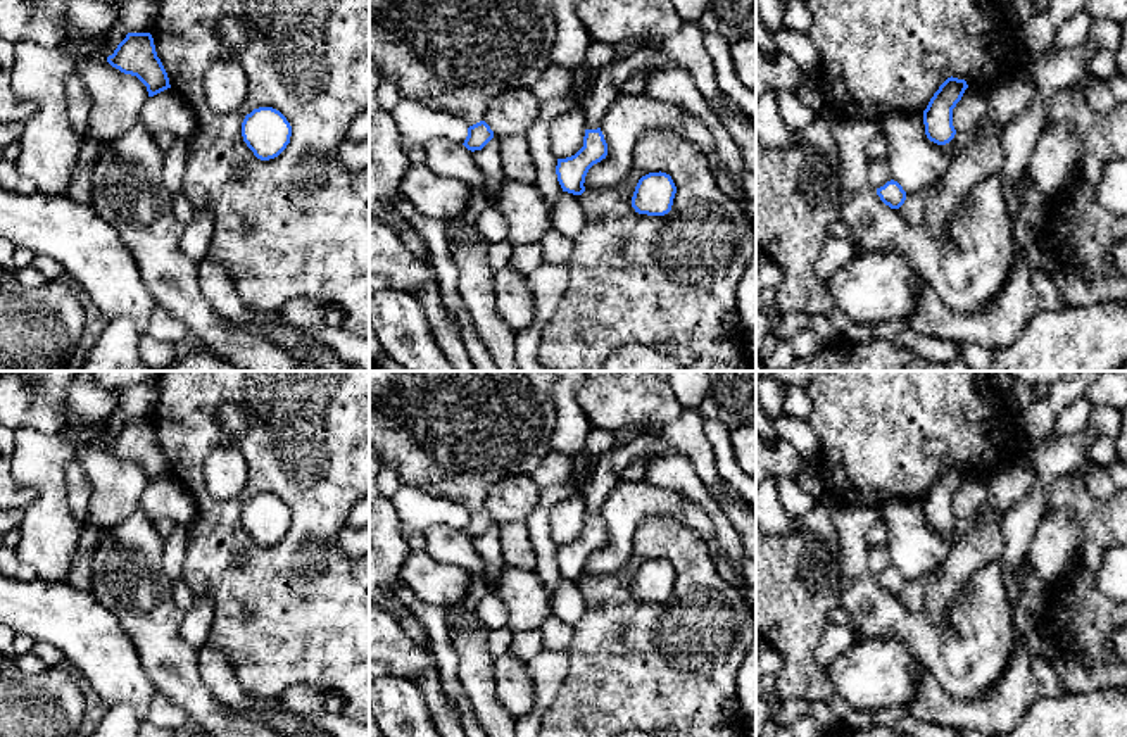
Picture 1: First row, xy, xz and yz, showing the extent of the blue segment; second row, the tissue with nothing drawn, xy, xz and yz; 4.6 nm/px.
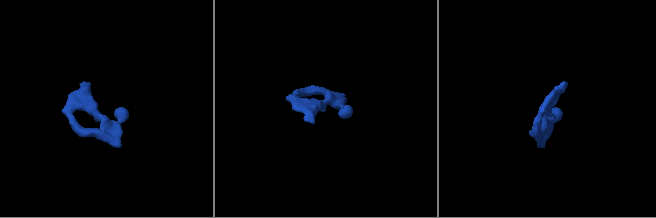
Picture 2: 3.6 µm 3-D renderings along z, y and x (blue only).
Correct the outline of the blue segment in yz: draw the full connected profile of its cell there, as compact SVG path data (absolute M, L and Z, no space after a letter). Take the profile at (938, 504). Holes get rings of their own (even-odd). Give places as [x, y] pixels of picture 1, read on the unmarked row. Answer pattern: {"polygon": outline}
{"polygon": "M948 464L930 485L923 497L925 521L937 532L949 530L956 516L953 513L953 495L968 475L965 466Z"}

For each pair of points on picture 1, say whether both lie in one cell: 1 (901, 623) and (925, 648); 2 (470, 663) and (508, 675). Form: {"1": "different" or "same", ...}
{"1": "same", "2": "different"}

